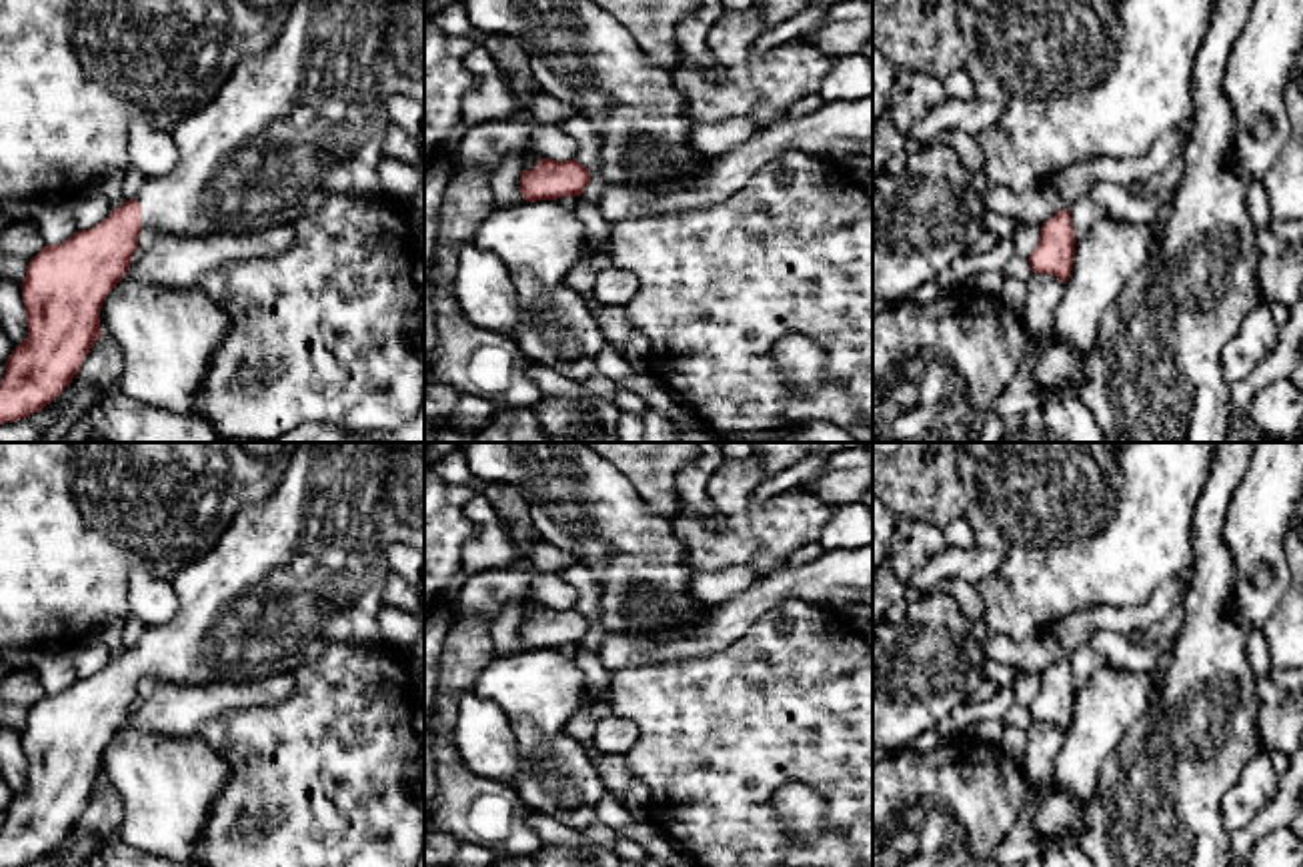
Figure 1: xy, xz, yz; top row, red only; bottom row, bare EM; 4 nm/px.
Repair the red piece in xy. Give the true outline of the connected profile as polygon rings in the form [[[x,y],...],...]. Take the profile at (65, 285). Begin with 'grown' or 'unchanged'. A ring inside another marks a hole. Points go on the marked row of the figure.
grown; [[[290,0],[286,20],[260,54],[244,56],[216,98],[172,122],[176,166],[144,180],[136,198],[114,208],[90,230],[46,244],[22,280],[26,340],[6,360],[0,382],[0,424],[26,418],[50,404],[78,374],[88,350],[102,336],[100,308],[138,250],[146,224],[156,234],[242,234],[280,228],[332,194],[376,198],[382,194],[378,164],[384,158],[386,100],[394,94],[424,102],[424,0]]]

